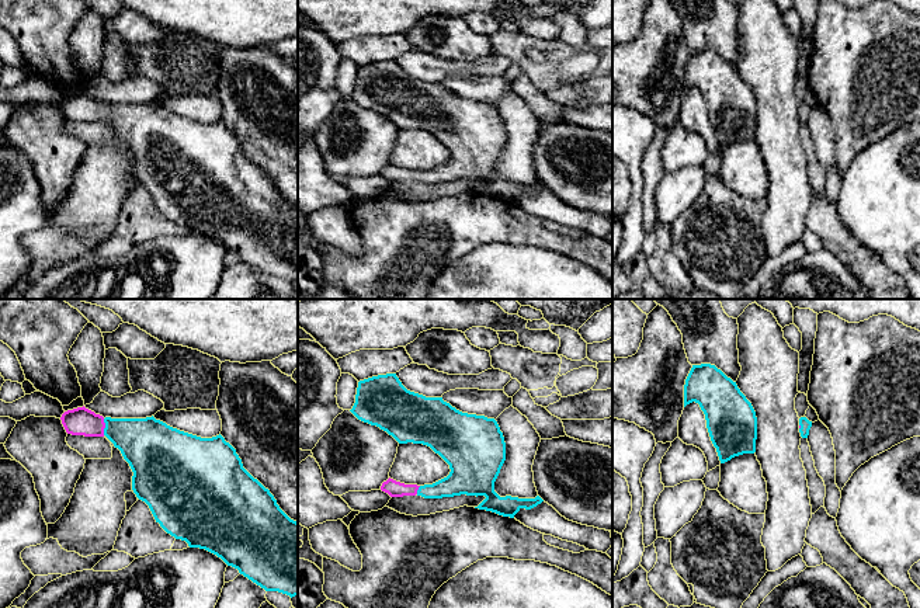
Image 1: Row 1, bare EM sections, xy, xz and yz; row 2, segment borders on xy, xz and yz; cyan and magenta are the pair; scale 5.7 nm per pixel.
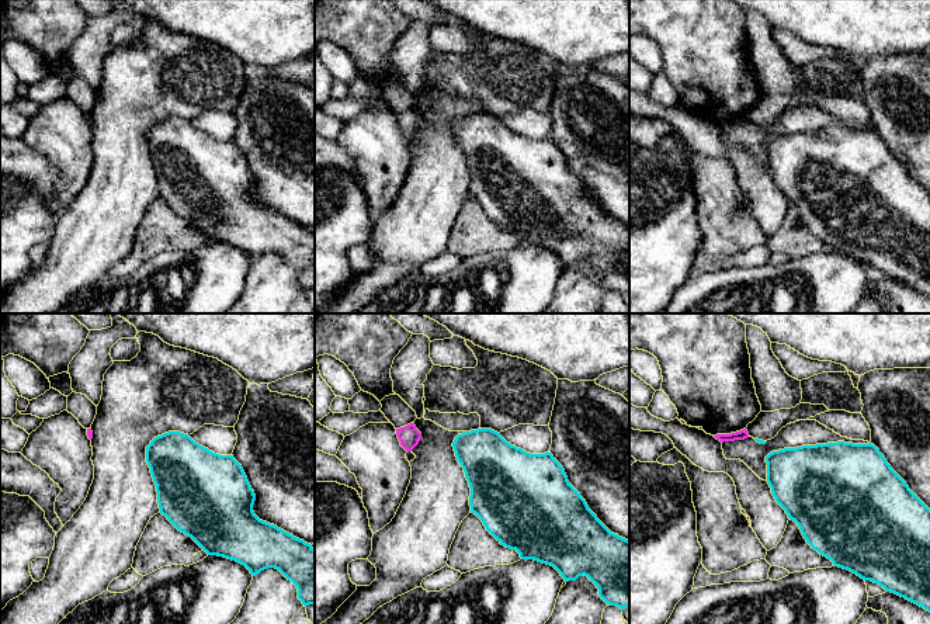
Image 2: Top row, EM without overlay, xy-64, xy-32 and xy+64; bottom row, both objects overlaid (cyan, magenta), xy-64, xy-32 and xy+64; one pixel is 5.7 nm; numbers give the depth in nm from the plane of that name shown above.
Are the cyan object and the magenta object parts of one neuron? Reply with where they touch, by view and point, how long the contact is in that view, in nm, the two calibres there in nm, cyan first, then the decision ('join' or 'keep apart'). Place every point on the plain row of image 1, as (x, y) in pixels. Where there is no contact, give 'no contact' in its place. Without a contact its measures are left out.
xy (106, 113) | 100 nm | 300/160 nm | join

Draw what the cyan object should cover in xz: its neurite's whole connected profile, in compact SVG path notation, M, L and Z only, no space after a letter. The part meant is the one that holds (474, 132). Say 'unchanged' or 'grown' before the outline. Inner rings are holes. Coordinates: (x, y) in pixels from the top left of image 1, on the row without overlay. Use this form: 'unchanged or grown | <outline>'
grown | M396 59L360 66L350 97L358 105L386 117L399 129L430 132L449 150L449 160L433 170L405 170L389 163L381 176L390 183L485 181L475 194L510 204L521 194L531 195L544 187L539 181L500 183L494 177L494 167L506 146L504 122L494 104L462 98L442 83L410 77Z

